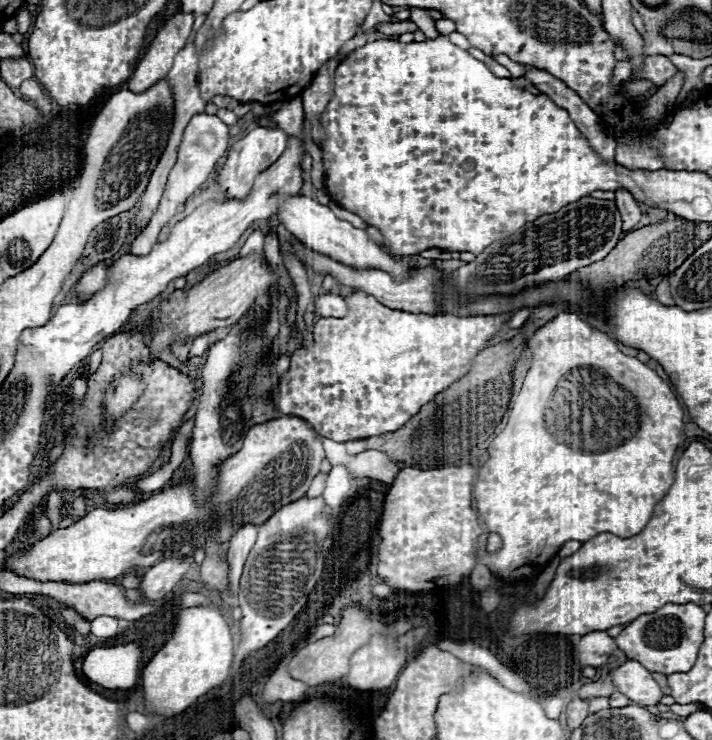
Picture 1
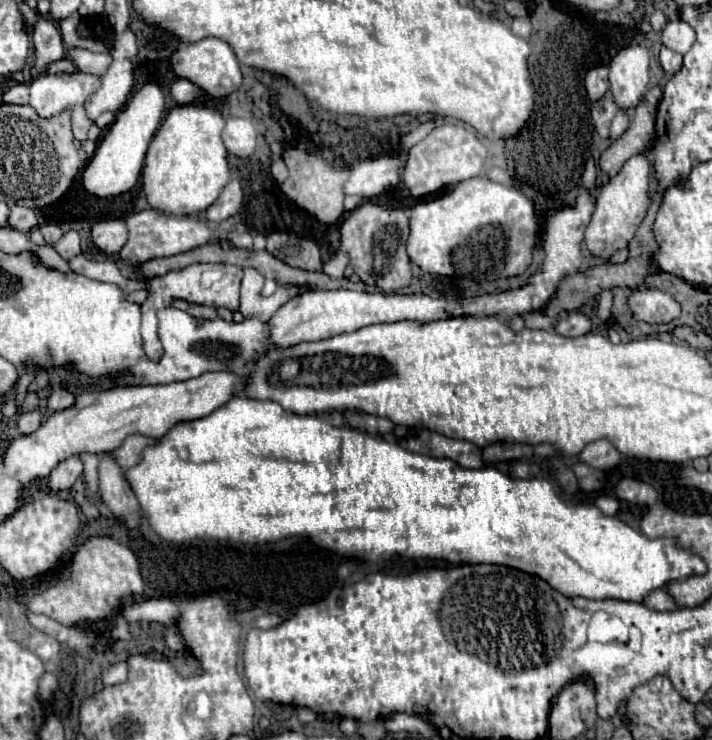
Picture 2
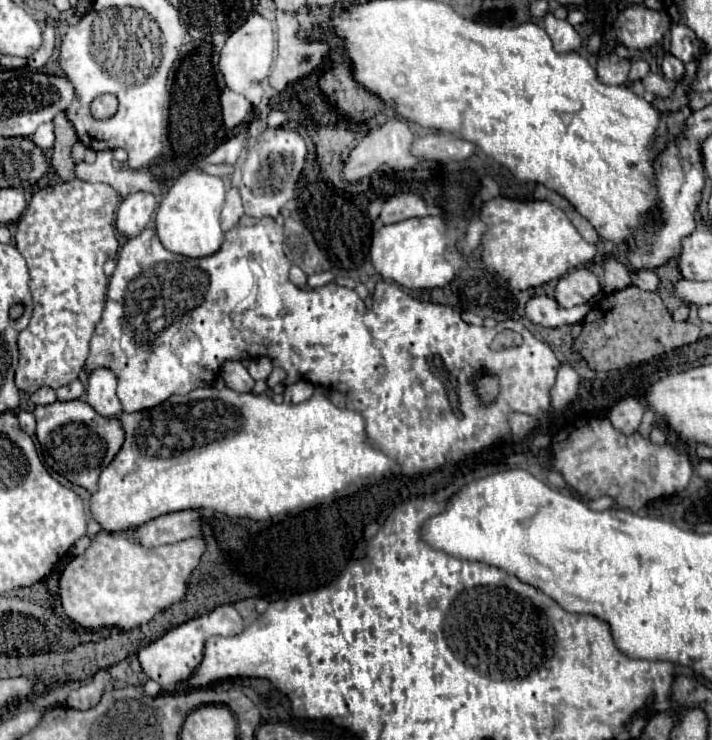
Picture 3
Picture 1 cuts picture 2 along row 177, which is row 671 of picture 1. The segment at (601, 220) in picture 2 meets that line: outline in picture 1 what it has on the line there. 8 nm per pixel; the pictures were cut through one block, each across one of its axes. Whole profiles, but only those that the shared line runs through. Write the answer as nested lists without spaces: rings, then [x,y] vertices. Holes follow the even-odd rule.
[[[628,660],[618,670],[614,670],[612,678],[618,692],[626,694],[632,702],[640,706],[658,706],[660,698],[664,696],[652,674],[640,662]]]

